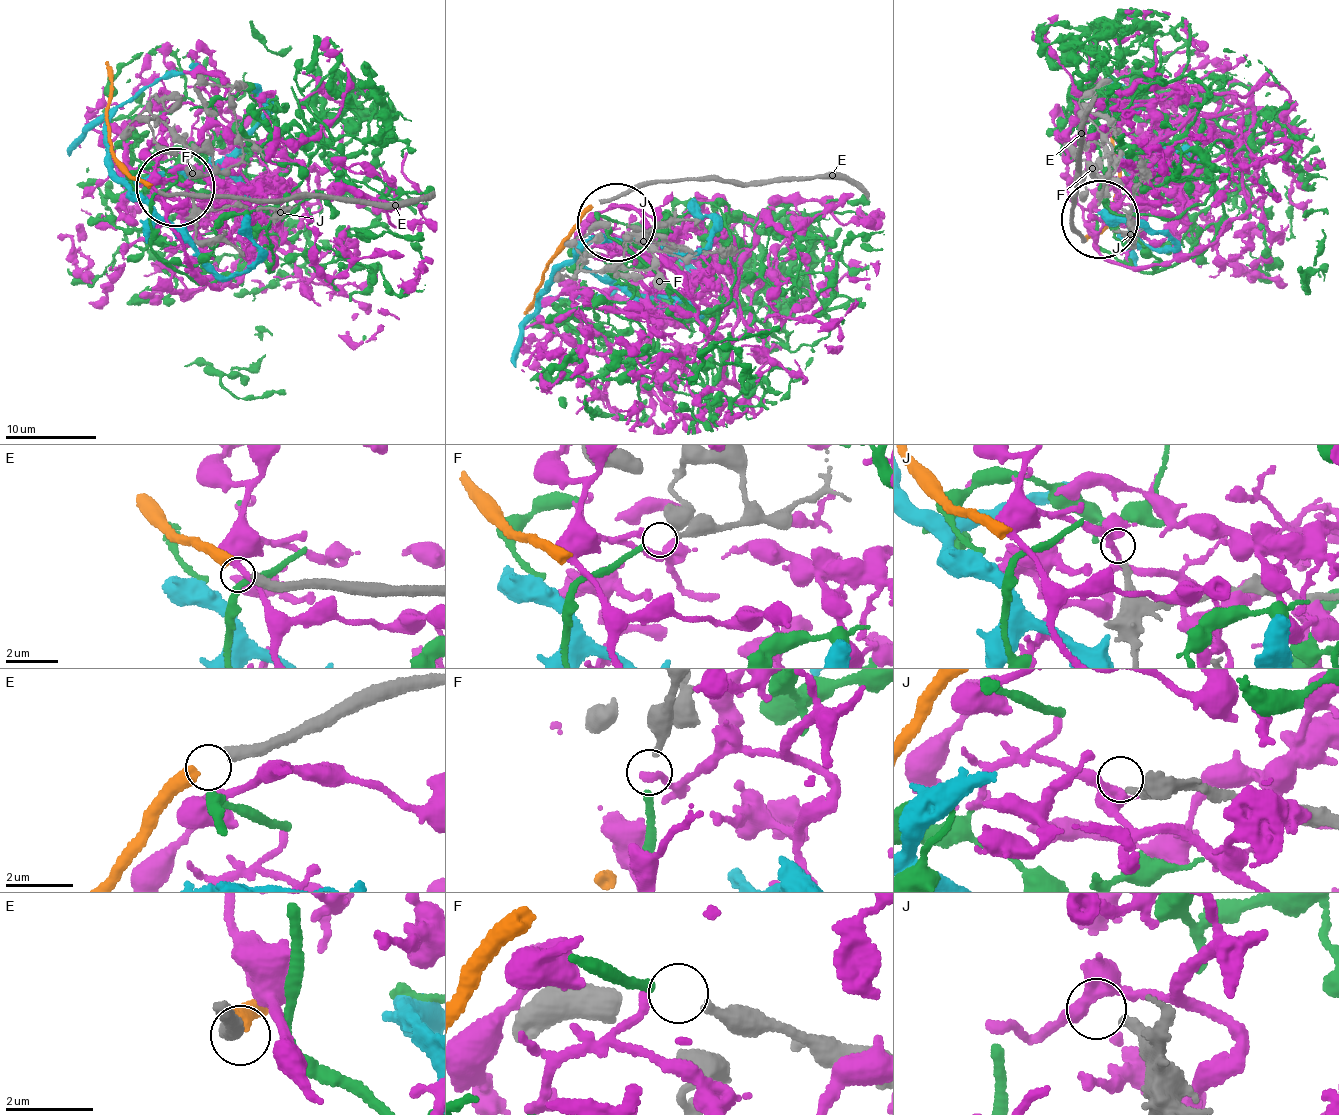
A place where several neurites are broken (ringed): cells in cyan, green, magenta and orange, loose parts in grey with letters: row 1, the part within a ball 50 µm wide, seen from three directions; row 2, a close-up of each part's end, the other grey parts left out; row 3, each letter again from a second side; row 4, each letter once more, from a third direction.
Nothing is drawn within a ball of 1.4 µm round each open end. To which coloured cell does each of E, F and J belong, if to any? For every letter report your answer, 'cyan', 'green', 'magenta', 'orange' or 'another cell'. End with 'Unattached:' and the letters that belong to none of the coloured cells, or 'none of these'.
E: orange
F: green
J: another cell
Unattached: J

